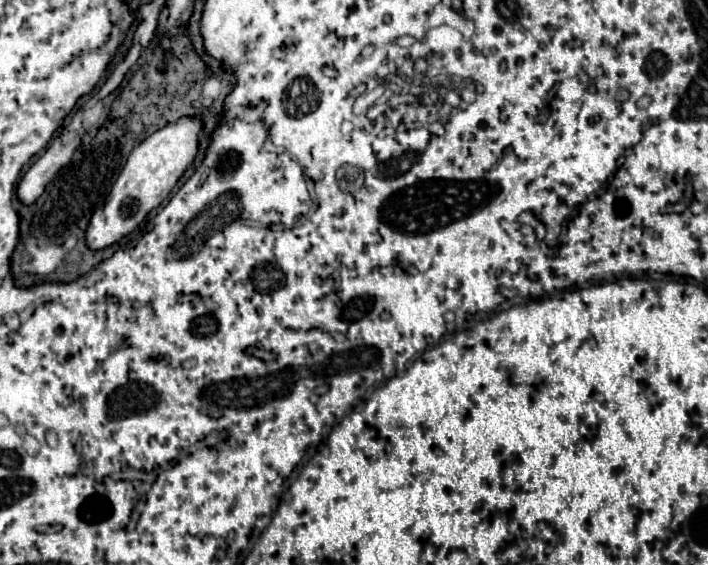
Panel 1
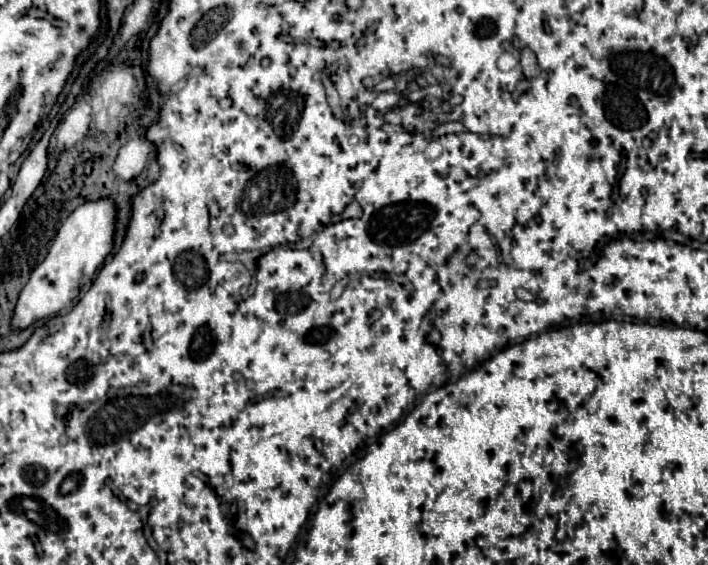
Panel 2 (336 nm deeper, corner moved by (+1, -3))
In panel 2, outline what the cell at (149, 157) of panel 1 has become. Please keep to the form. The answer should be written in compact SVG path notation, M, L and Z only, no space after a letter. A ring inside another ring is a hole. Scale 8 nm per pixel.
M109 198L97 202L85 202L69 214L69 218L57 230L53 246L49 248L45 260L31 272L29 282L19 292L17 304L11 316L13 332L21 332L41 318L51 318L69 306L77 296L81 286L95 278L95 272L105 262L105 256L113 248L115 234L115 204Z

